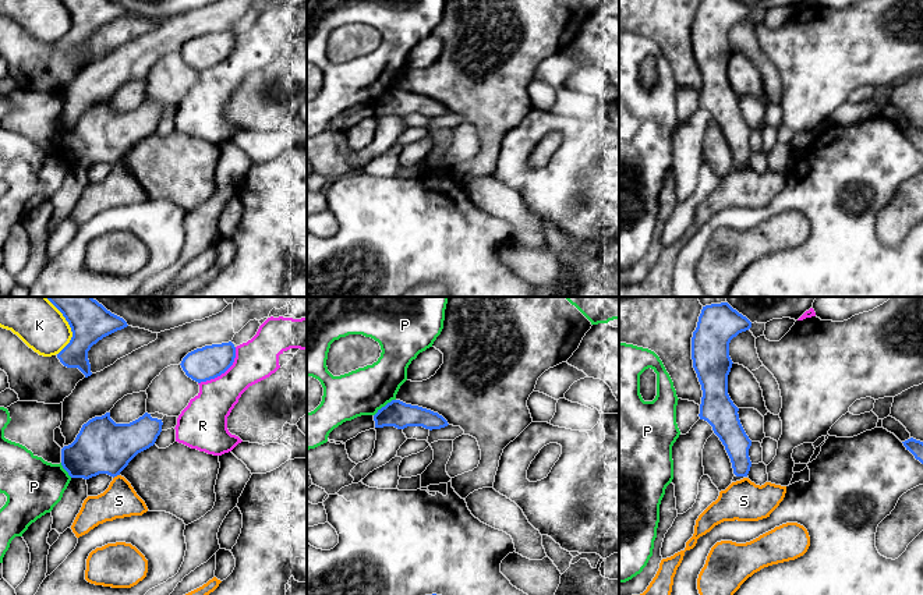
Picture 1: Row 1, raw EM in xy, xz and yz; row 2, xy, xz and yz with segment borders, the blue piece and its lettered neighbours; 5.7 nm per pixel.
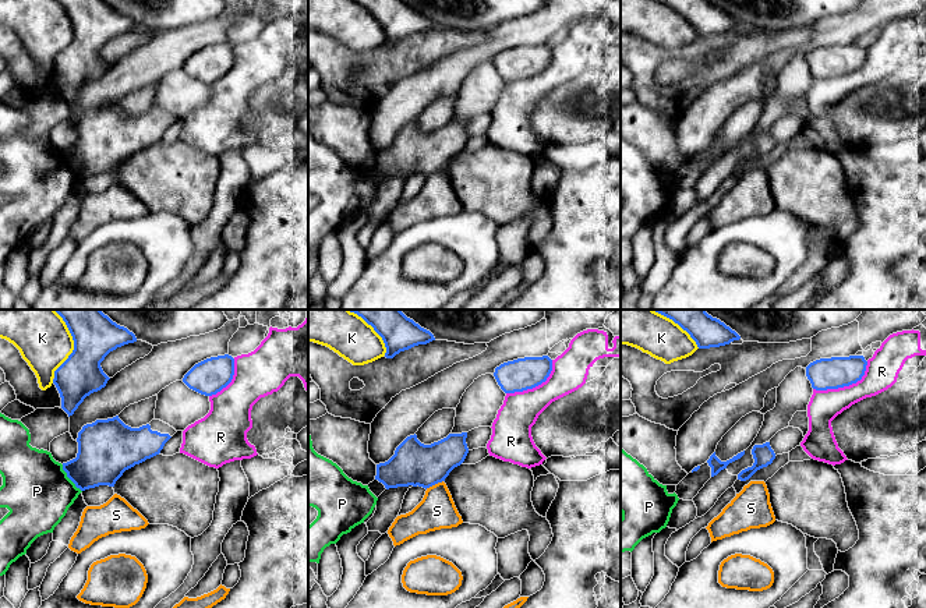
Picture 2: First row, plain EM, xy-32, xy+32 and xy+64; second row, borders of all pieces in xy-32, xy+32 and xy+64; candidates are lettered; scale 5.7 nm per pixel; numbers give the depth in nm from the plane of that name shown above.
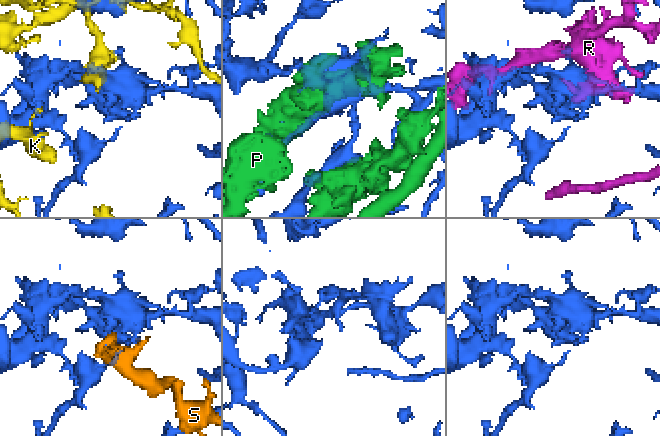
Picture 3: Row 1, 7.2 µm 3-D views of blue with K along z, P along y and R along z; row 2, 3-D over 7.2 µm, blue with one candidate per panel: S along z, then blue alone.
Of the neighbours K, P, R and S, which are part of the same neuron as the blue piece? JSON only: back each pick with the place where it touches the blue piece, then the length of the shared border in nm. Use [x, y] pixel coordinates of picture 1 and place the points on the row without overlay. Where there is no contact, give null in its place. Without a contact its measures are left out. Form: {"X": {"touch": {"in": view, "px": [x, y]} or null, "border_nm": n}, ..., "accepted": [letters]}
{"accepted": []}

